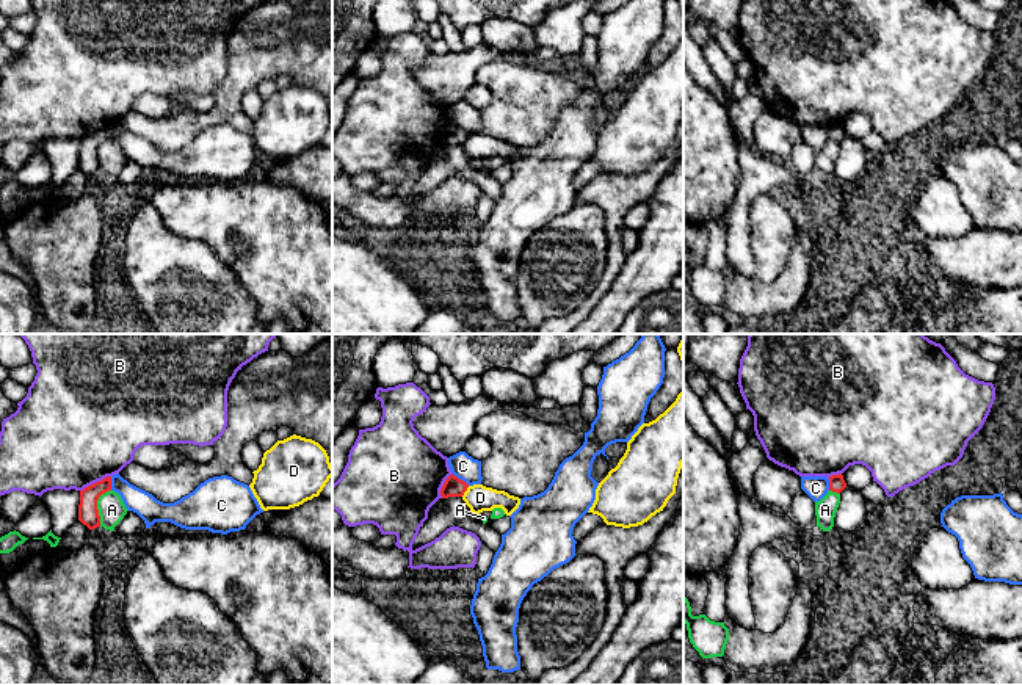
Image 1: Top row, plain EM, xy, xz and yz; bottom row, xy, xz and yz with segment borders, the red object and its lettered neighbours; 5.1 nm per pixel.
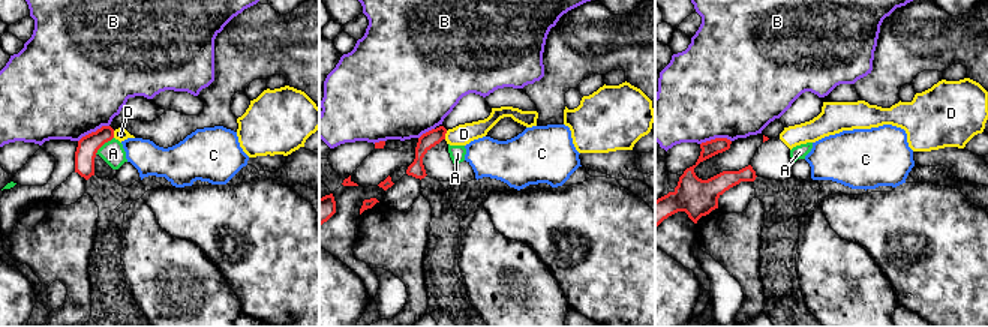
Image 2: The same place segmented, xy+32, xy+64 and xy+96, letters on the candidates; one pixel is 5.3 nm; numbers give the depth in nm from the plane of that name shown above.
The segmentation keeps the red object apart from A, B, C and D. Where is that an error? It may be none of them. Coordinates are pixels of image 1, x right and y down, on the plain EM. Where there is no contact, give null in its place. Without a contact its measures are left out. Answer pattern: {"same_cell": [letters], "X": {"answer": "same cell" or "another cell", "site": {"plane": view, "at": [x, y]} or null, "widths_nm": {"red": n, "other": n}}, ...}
{"same_cell": [], "A": {"answer": "another cell", "site": {"plane": "xy", "at": [96, 155]}, "widths_nm": {"red": 110, "other": 140}}, "B": {"answer": "another cell", "site": {"plane": "xy", "at": [94, 132]}, "widths_nm": {"red": 110, "other": 500}}, "C": {"answer": "another cell", "site": {"plane": "xz", "at": [461, 129]}, "widths_nm": {"red": 100, "other": 130}}, "D": {"answer": "another cell", "site": {"plane": "xz", "at": [466, 138]}, "widths_nm": {"red": 100, "other": 140}}}

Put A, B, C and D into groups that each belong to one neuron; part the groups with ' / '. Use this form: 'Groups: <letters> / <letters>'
Groups: A / B / C / D

